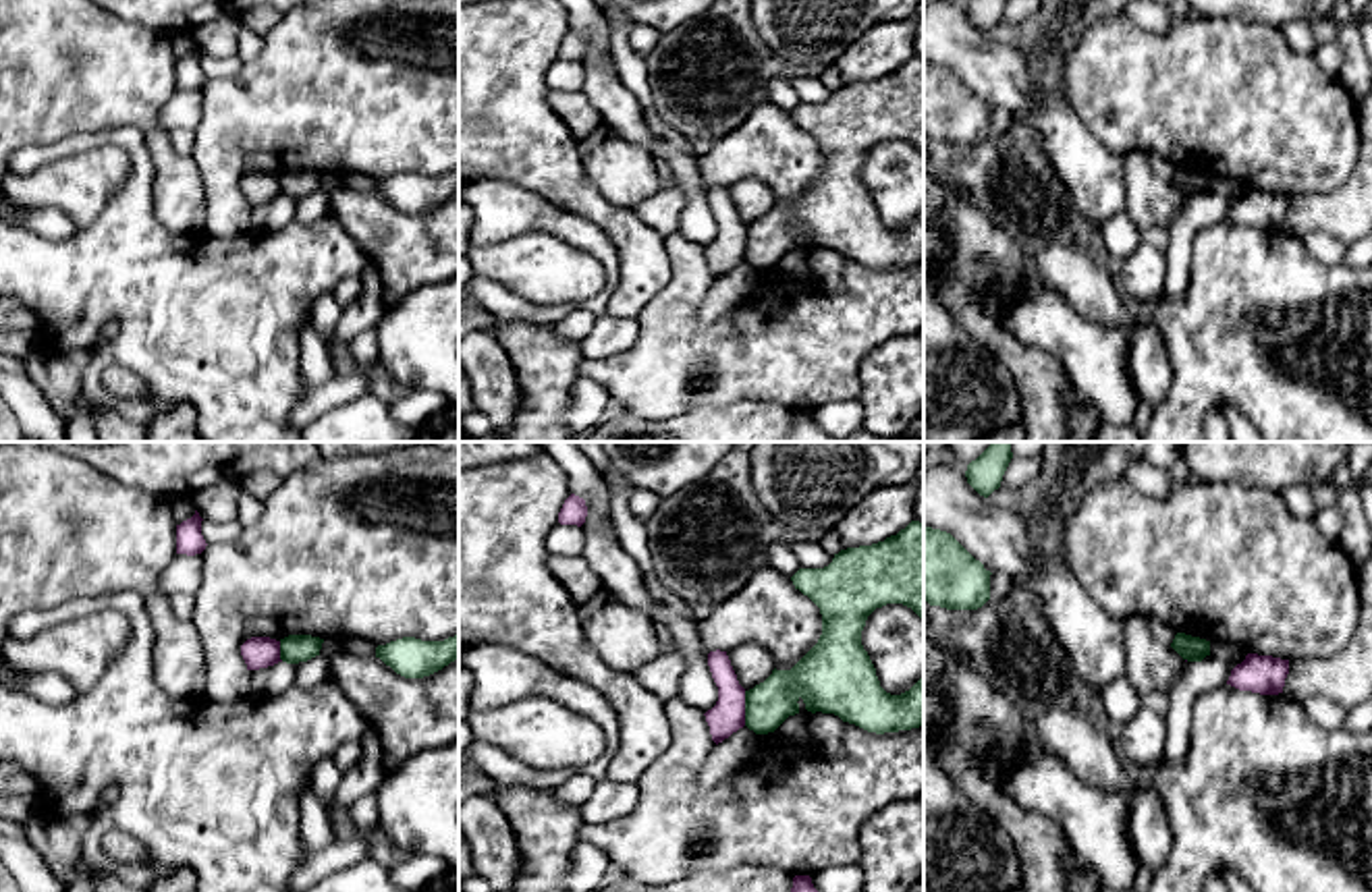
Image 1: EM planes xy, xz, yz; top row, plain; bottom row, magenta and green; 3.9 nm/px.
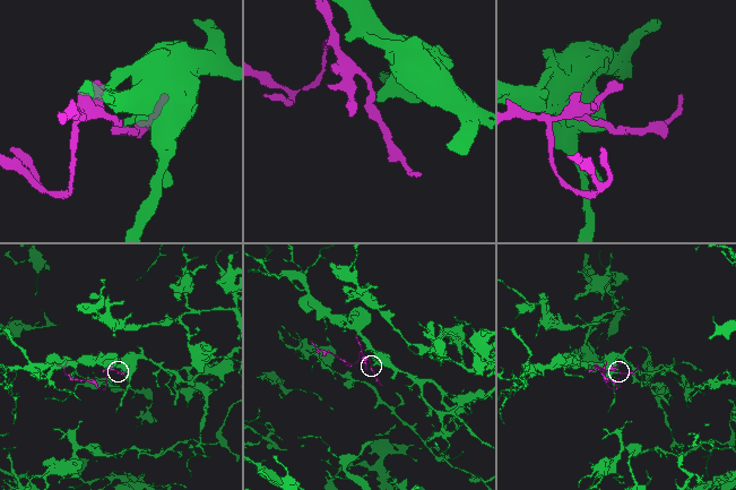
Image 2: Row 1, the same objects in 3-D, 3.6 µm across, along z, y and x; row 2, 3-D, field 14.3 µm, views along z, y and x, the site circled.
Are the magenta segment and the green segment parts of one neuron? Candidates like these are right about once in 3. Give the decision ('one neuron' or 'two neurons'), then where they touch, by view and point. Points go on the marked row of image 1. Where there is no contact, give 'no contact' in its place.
two neurons; meets magenta in xz at (744, 708)

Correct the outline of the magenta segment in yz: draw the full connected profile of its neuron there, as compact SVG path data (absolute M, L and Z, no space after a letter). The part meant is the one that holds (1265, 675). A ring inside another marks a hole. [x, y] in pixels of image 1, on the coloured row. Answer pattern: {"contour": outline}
{"contour": "M1247 653L1245 660L1231 670L1227 685L1239 691L1279 695L1283 693L1287 674L1289 660Z"}

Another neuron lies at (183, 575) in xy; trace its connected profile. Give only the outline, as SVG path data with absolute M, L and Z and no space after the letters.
M176 554L174 560L162 573L162 593L166 597L189 593L195 595L201 587L203 558L201 554L187 556Z

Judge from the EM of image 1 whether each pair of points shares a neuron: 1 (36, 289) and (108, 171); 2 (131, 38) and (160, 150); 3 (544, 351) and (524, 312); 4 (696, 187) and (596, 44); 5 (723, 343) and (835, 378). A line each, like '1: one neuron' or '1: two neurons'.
1: two neurons
2: two neurons
3: two neurons
4: one neuron
5: one neuron

